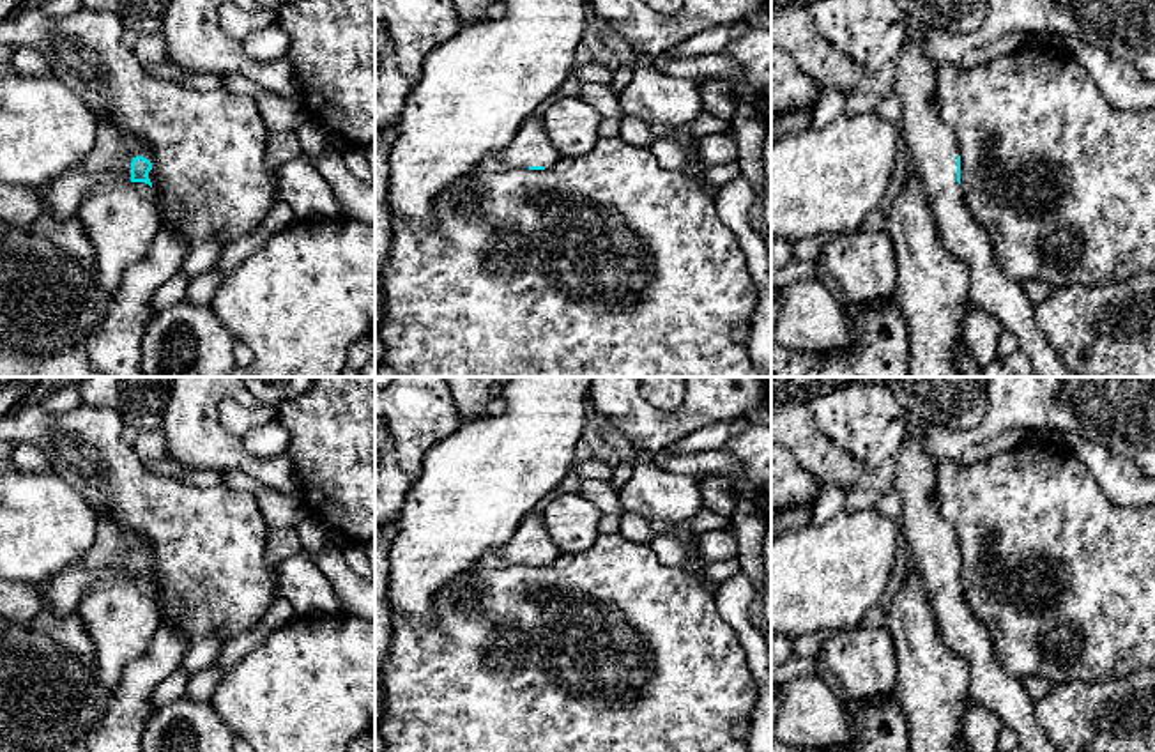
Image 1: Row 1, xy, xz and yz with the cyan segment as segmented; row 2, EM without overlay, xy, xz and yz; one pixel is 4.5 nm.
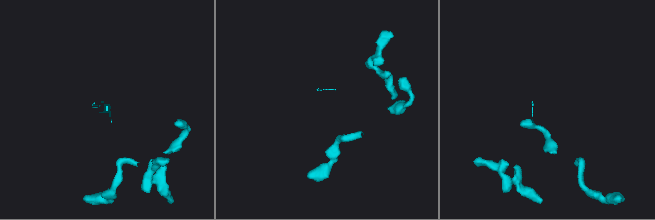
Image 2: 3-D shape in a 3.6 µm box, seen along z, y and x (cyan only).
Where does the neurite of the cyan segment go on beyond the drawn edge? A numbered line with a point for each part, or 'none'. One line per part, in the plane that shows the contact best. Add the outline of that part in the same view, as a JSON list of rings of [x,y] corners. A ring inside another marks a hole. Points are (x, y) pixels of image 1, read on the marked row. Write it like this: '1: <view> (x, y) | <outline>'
1: xy (121, 218) | [[[103,119],[97,126],[96,147],[83,161],[90,172],[117,165],[124,170],[122,179],[96,184],[78,211],[78,219],[96,251],[94,285],[111,297],[126,269],[147,255],[161,226],[154,168],[149,172],[150,186],[131,180],[131,161],[136,156],[152,163],[145,143]]]

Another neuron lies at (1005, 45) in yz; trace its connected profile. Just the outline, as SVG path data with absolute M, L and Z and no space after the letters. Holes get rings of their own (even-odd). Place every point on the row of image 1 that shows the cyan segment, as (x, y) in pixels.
M1019 32L1006 34L985 46L968 51L968 55L962 57L962 60L959 64L960 64L960 67L975 67L978 64L987 64L999 57L1013 53L1015 50L1019 50L1021 46L1024 46L1028 42L1029 42L1029 39Z

